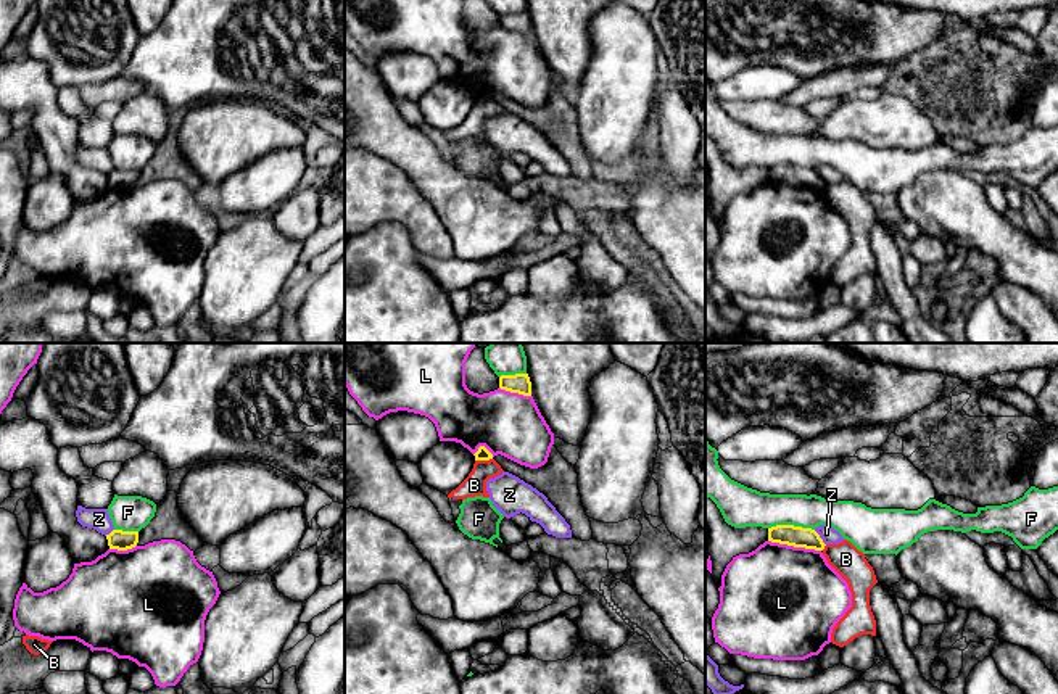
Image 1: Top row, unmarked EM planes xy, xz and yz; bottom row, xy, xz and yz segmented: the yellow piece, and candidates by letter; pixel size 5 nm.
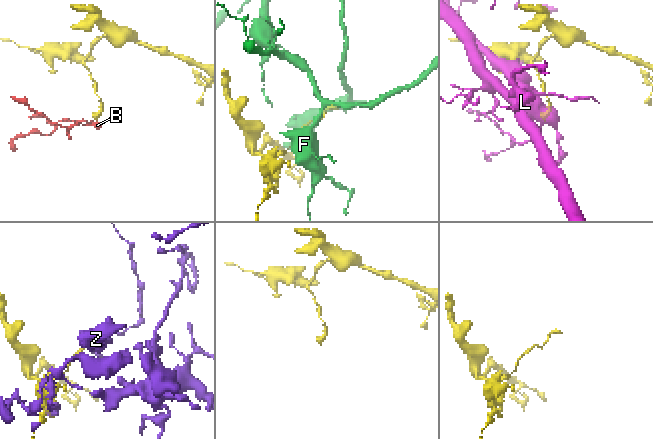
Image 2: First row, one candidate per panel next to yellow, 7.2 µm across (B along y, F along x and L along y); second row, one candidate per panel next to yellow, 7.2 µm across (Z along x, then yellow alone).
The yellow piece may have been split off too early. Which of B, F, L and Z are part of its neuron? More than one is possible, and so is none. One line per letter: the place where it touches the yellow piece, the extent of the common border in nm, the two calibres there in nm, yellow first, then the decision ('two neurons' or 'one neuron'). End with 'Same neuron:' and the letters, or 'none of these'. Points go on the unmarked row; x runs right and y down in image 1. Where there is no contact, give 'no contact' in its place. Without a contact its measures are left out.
B: meets yellow in xz at (483, 99); contact 90 nm long; 60 nm thick on the yellow side, 110 nm on the other; two neurons
F: meets yellow in yz at (791, 165); contact 240 nm long; 110 nm thick on the yellow side, 190 nm on the other; two neurons
L: meets yellow in yz at (794, 185); contact 280 nm long; 110 nm thick on the yellow side, 500 nm on the other; two neurons
Z: meets yellow in yz at (820, 177); contact 100 nm long; 110 nm thick on the yellow side, 80 nm on the other; two neurons
Same neuron: none of these

